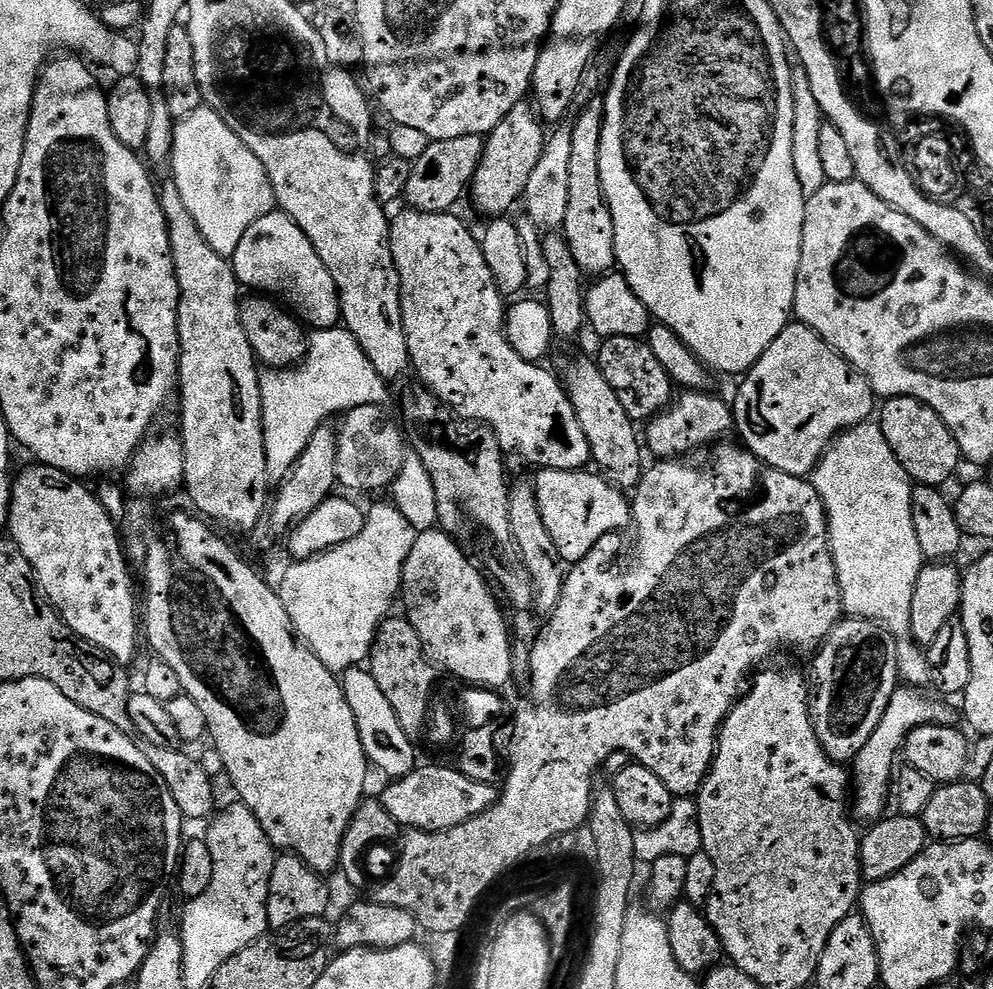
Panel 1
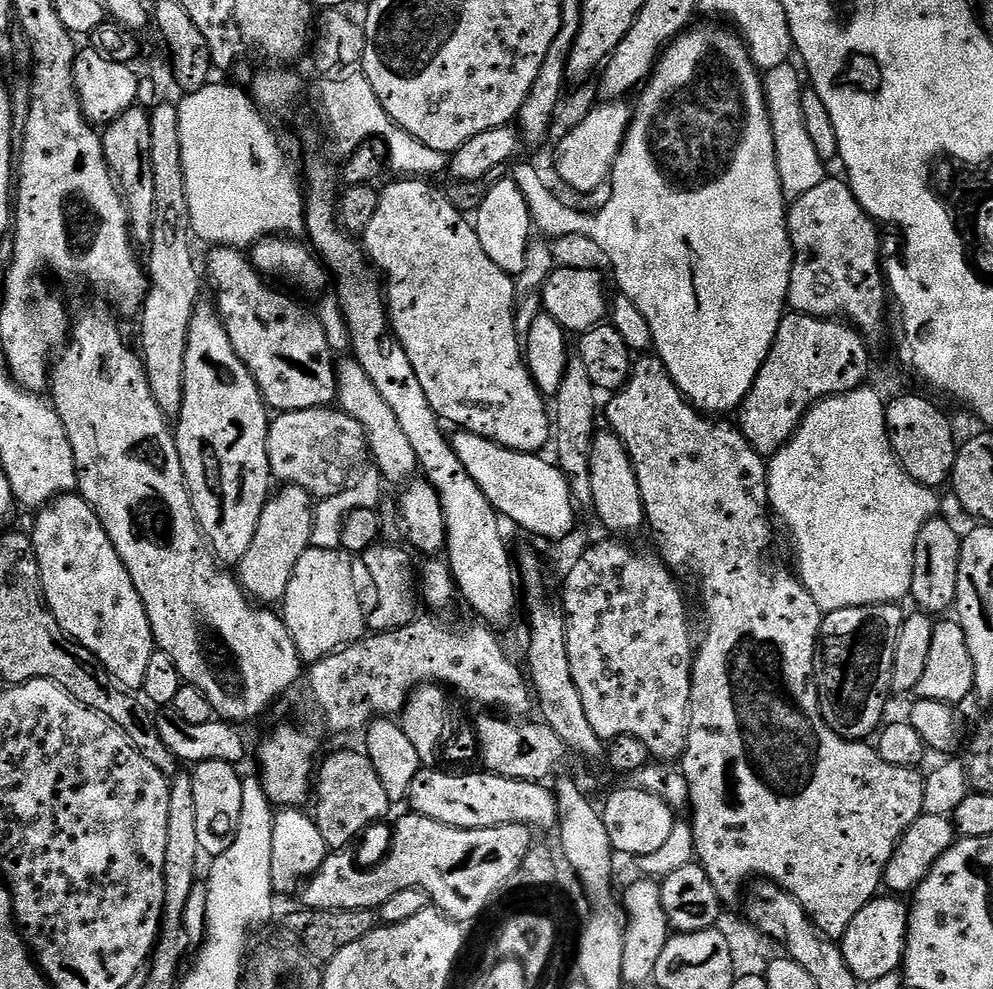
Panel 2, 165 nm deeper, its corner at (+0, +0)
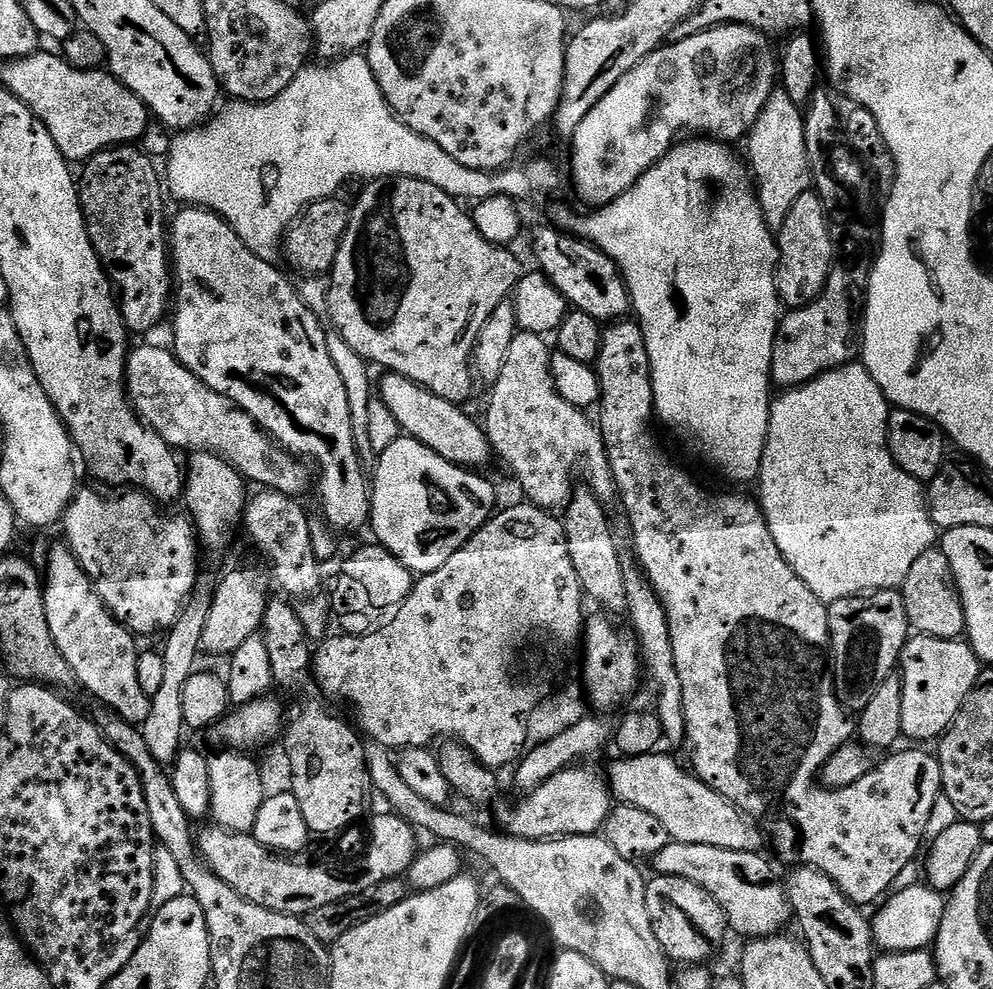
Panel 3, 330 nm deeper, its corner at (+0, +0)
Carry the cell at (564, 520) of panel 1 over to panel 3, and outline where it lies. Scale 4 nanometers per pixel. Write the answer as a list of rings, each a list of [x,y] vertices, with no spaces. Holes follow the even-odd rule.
[[[388,372],[378,382],[378,398],[398,418],[398,426],[405,436],[412,436],[418,442],[430,446],[434,454],[446,458],[451,464],[461,466],[480,466],[493,459],[492,447],[488,444],[488,433],[479,423],[476,424],[463,411],[459,404],[446,402],[446,398],[438,398],[430,389],[415,384],[410,378]]]

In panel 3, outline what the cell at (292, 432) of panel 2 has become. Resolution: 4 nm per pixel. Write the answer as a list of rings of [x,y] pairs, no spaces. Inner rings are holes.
[[[144,344],[141,348],[133,347],[128,354],[126,369],[126,392],[130,397],[131,407],[136,409],[137,416],[153,428],[173,450],[188,448],[192,452],[214,452],[224,457],[229,464],[234,465],[245,481],[252,480],[256,486],[272,489],[290,497],[300,498],[304,491],[309,491],[309,465],[285,452],[267,432],[250,418],[241,408],[235,407],[225,396],[219,396],[214,390],[207,388],[186,366],[182,366],[171,347],[159,348],[156,344]]]

